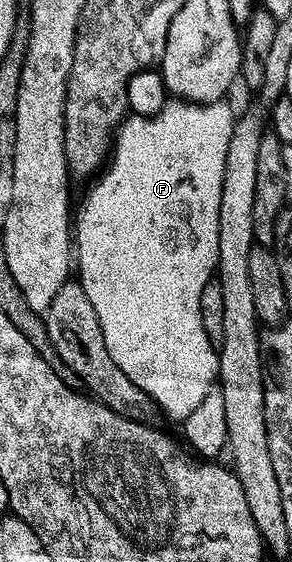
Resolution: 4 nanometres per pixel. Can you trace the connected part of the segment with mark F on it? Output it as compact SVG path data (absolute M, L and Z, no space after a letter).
M180 99L174 100L172 103L166 104L165 108L161 110L159 115L150 116L148 119L142 119L140 116L133 115L128 119L121 121L119 128L115 133L115 140L111 145L111 159L113 155L113 162L108 162L105 174L98 179L93 185L93 190L89 193L89 198L81 205L81 210L76 210L75 213L75 269L81 272L79 277L79 283L83 287L83 291L87 295L87 299L91 303L91 307L95 311L95 315L99 319L99 327L103 331L103 339L105 340L105 346L107 351L111 355L113 362L117 364L119 371L126 376L126 379L136 388L140 390L144 396L148 397L150 402L154 406L157 405L166 413L169 417L174 417L177 423L184 422L187 415L191 415L191 411L195 411L195 407L199 407L199 403L203 403L203 395L207 395L207 391L214 388L215 382L217 381L217 354L218 350L209 342L209 333L205 330L205 321L201 318L201 296L205 293L205 284L208 283L209 277L214 276L217 260L219 259L219 203L221 202L221 192L223 191L223 171L225 170L225 164L227 163L227 143L231 139L233 134L233 126L235 124L235 112L229 105L225 105L224 100L216 101L210 105L194 105L192 103L186 103Z

